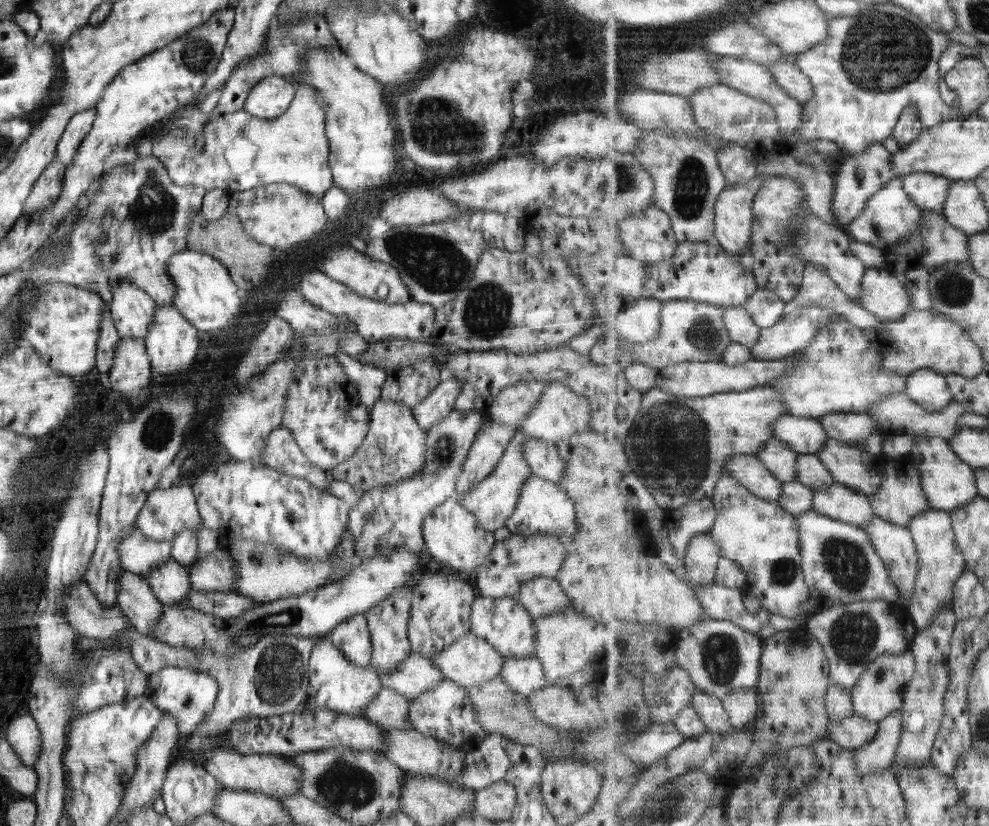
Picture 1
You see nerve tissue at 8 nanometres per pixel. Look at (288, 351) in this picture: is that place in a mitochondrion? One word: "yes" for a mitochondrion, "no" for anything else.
no

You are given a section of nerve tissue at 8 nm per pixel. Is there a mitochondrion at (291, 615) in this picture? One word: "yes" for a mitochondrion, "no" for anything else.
yes

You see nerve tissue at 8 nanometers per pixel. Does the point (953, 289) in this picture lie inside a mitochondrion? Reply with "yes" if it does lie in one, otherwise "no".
yes

